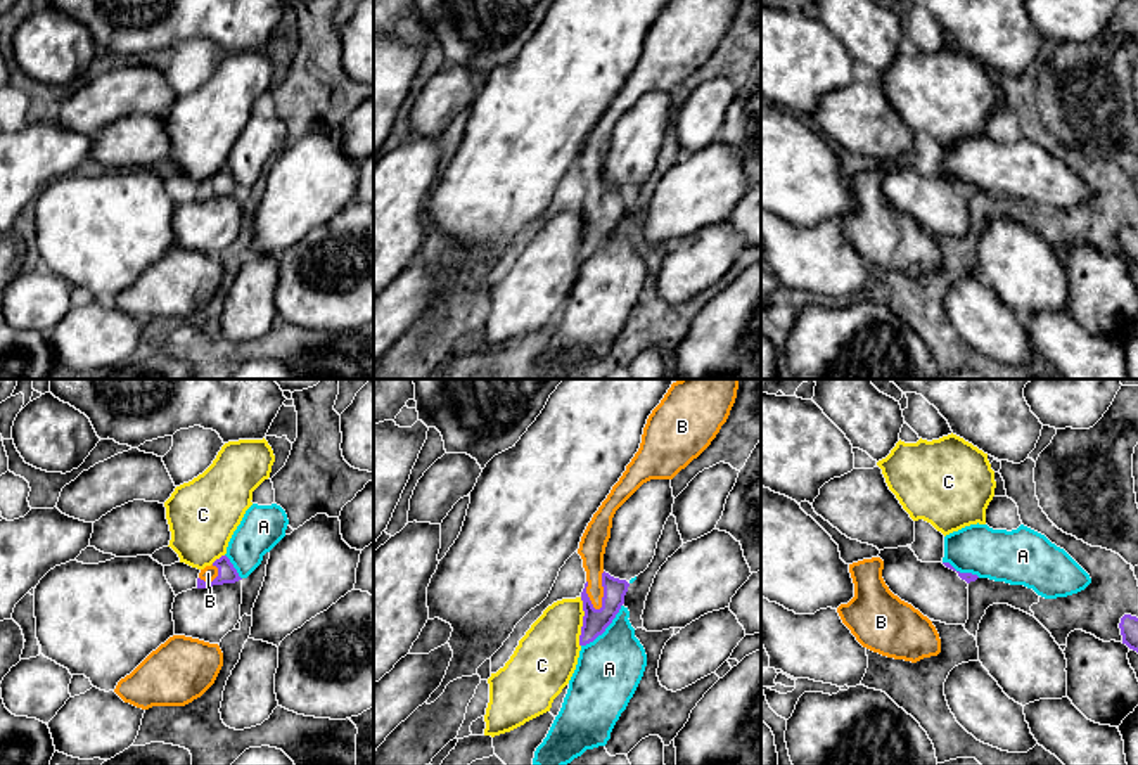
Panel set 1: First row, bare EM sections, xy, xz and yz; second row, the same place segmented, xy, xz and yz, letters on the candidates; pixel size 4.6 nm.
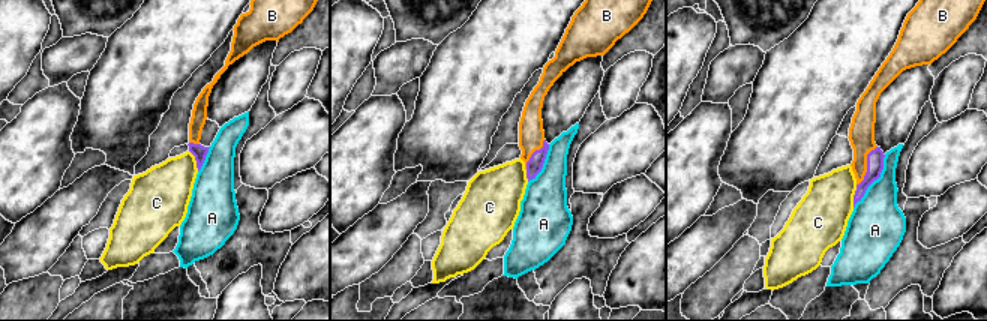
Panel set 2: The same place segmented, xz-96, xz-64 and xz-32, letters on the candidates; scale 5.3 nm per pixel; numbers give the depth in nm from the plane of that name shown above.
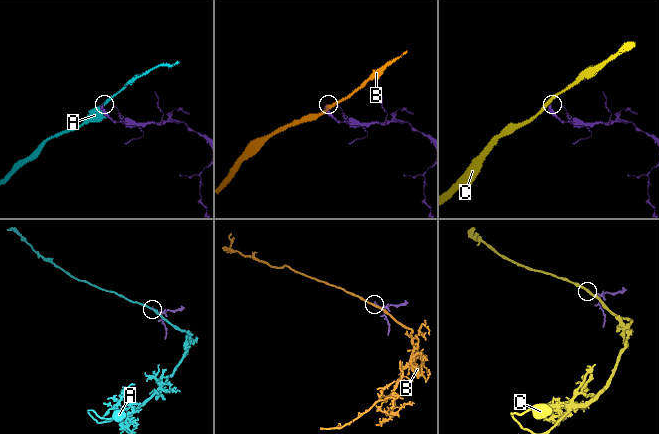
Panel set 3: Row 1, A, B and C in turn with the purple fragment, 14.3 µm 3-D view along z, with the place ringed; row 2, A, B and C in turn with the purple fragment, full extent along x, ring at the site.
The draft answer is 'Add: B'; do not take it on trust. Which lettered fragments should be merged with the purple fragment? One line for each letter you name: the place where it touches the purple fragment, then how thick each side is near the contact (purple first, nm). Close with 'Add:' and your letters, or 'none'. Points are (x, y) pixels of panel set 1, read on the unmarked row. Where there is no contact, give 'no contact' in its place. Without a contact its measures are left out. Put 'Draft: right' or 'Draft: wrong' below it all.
B: contact xz (604, 205); calibres 120 and 130 nm
Add: B
Draft: right

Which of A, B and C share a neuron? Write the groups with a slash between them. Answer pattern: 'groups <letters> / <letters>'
groups A / B / C

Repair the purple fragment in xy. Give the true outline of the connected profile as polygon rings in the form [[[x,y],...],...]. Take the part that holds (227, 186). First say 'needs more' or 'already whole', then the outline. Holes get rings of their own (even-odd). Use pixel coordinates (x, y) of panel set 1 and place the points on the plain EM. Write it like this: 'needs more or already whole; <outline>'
needs more; [[[227,168],[216,171],[211,178],[201,182],[197,190],[197,201],[213,197],[235,196],[242,192]]]

